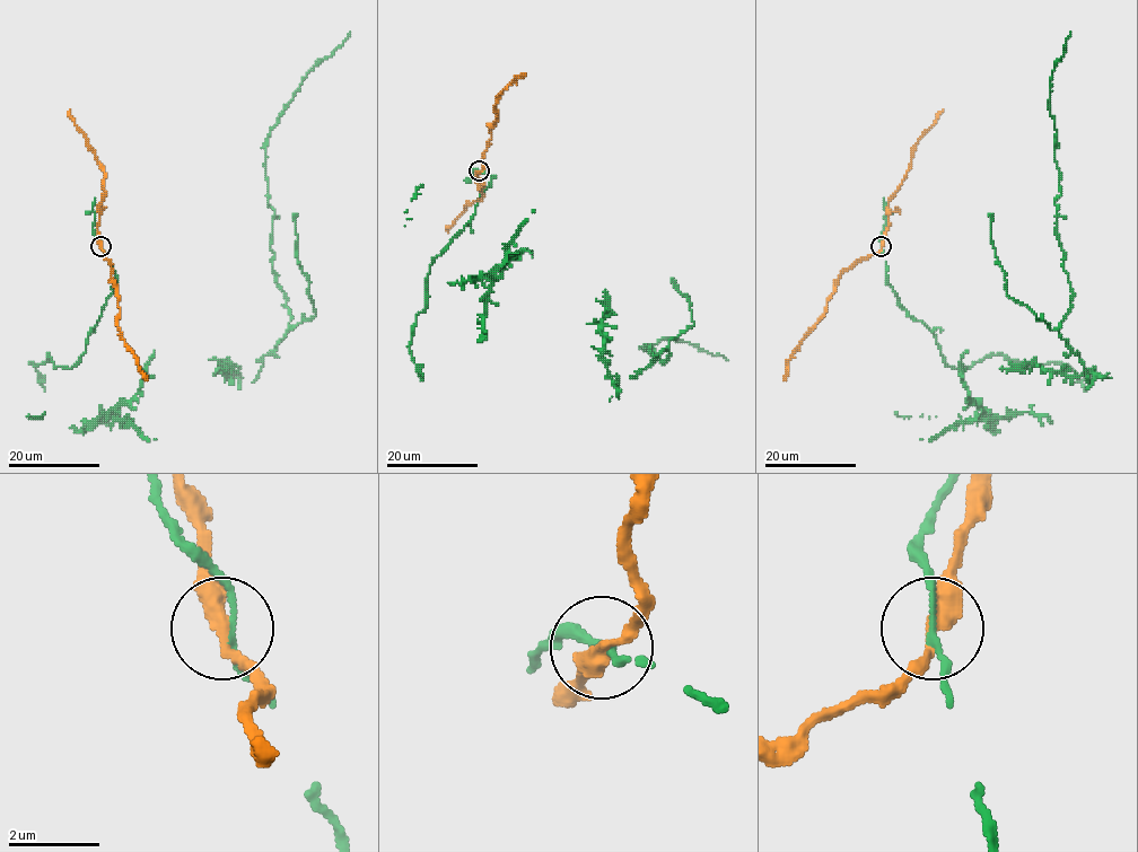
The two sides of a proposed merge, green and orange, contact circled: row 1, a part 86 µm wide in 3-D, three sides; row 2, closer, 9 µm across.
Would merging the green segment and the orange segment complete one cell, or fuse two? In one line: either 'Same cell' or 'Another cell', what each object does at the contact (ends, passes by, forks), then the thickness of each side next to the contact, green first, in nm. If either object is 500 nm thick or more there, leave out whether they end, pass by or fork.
Another cell. At the ring green passes by. At the ring orange passes by. Thickness 130 nm (green) against 360 nm

